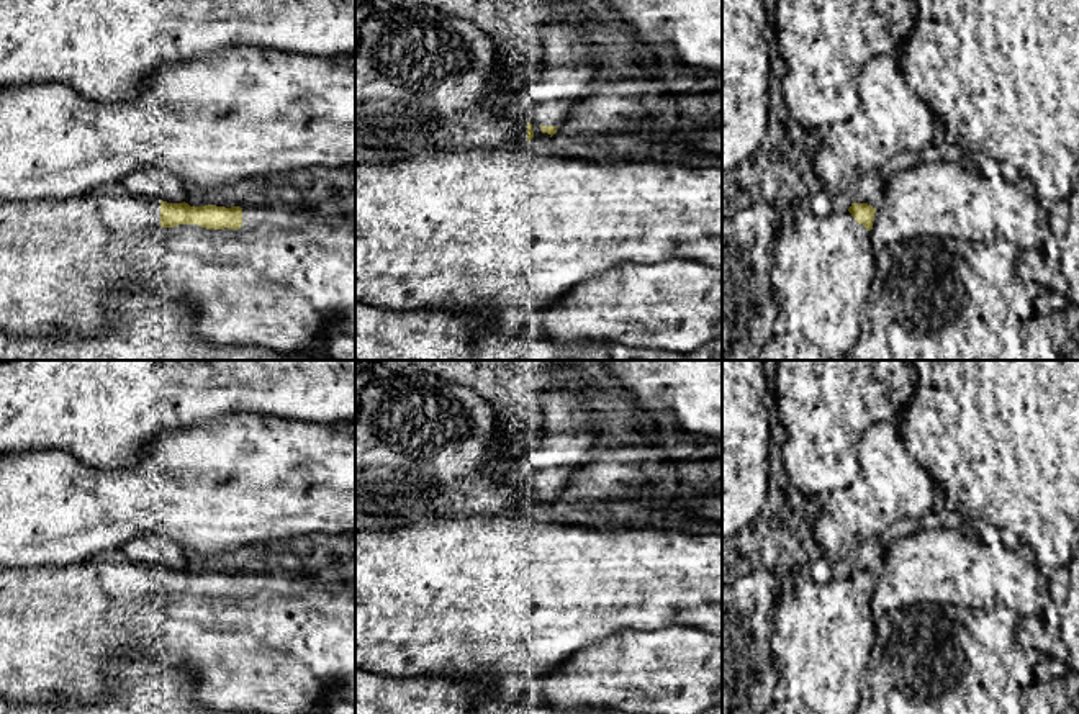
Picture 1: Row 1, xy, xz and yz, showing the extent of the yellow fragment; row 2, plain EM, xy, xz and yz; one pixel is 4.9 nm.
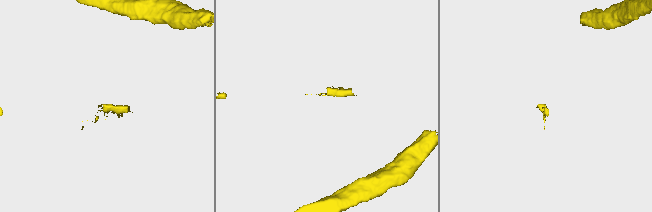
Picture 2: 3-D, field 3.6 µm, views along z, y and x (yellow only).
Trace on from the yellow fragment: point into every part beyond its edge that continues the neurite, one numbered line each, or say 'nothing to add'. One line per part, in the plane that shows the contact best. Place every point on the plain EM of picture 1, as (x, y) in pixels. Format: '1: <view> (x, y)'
1: xy (287, 646)

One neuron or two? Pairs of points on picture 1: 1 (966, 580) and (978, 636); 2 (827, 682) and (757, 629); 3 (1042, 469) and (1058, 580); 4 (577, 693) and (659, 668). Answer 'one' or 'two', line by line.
1: two
2: two
3: two
4: one

